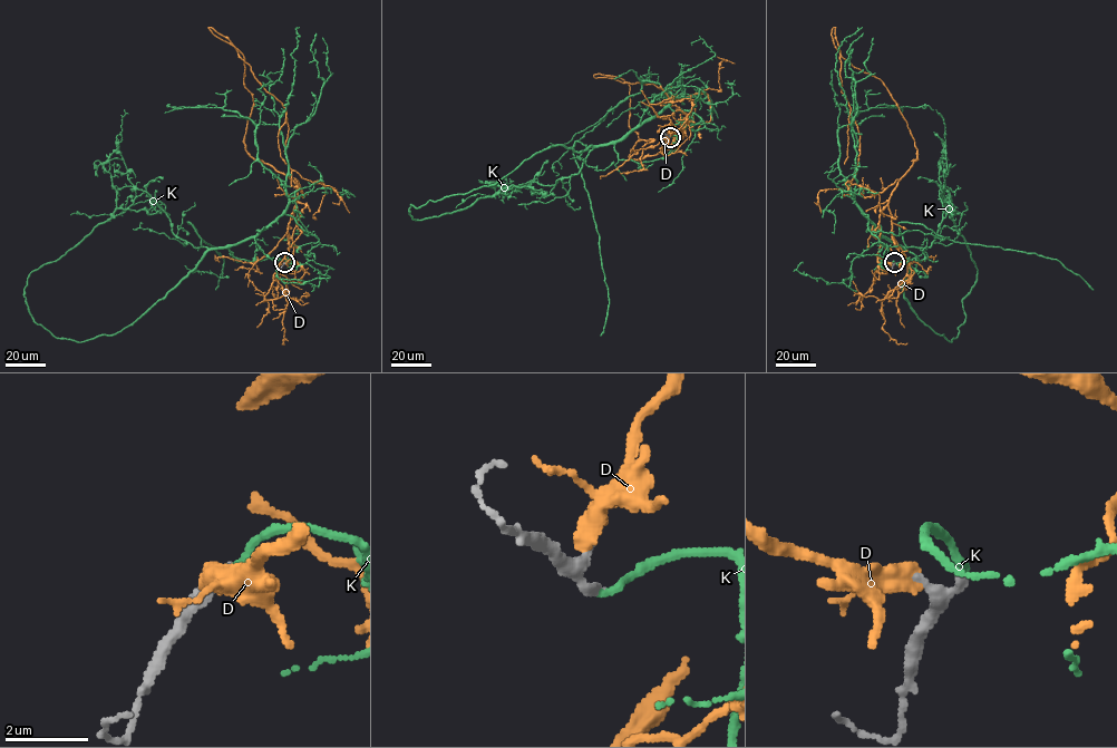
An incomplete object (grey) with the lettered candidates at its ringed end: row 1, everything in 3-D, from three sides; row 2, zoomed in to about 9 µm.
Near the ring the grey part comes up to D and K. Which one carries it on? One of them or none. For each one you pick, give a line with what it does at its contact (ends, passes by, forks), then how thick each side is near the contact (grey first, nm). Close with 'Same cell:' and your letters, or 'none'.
K: it ends; calibres 170 and 160 nm
Same cell: K

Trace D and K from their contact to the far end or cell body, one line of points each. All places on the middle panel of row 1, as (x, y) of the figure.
D: (669, 135), (685, 122), (631, 159), (629, 85), (593, 76), (670, 103), (721, 90), (735, 64)
K: (670, 137), (661, 157), (618, 158), (614, 145), (673, 98), (640, 80), (556, 175)

